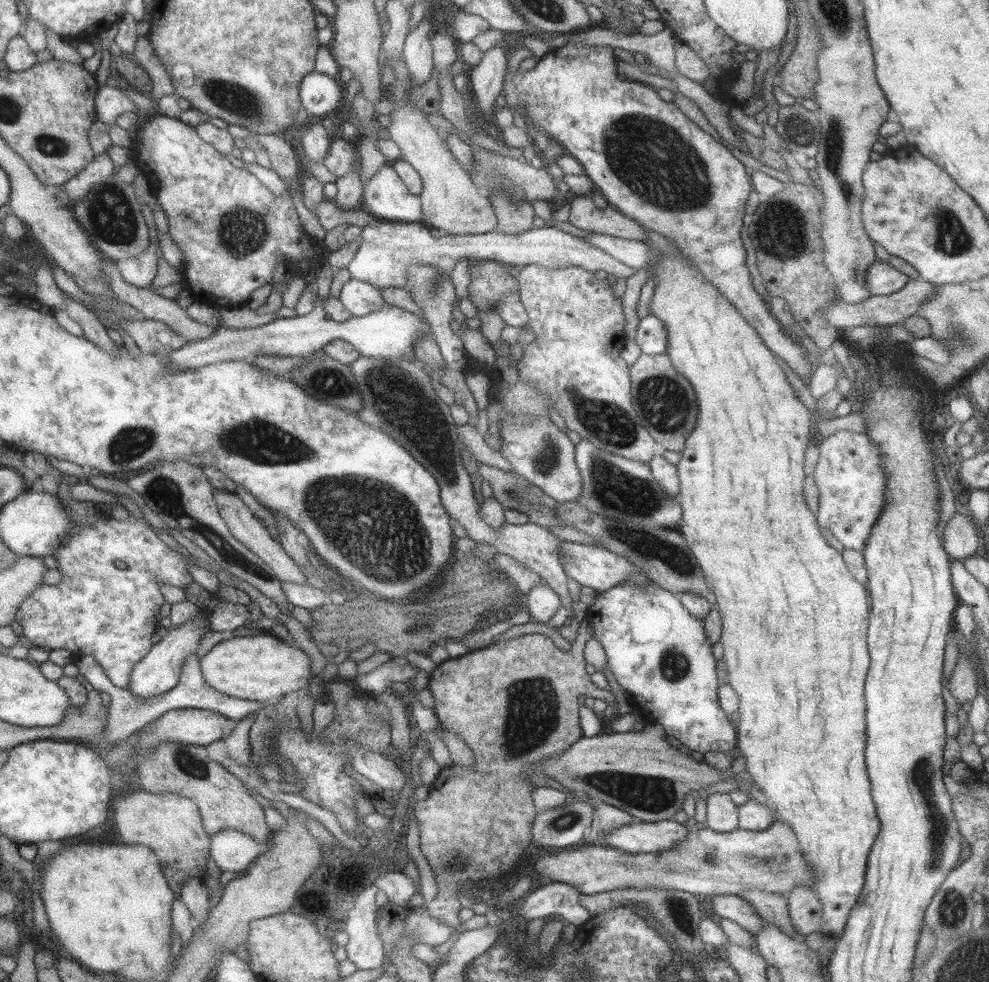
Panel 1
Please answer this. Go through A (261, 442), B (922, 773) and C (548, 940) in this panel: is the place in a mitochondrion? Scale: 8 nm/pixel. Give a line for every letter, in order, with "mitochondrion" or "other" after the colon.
A: mitochondrion
B: mitochondrion
C: mitochondrion

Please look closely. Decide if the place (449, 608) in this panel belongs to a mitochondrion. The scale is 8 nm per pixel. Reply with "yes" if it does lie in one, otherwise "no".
yes

